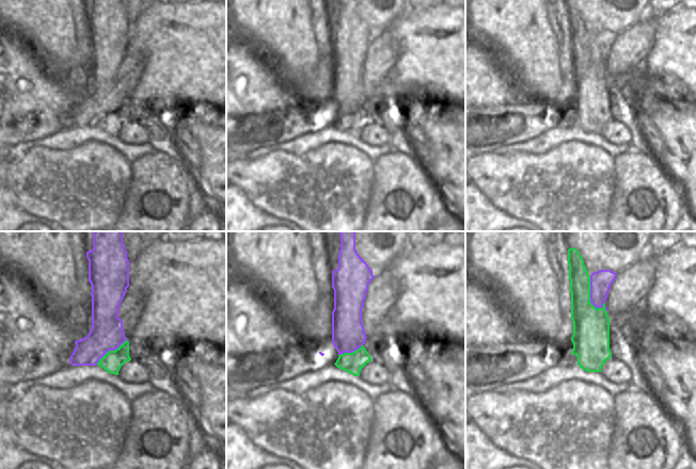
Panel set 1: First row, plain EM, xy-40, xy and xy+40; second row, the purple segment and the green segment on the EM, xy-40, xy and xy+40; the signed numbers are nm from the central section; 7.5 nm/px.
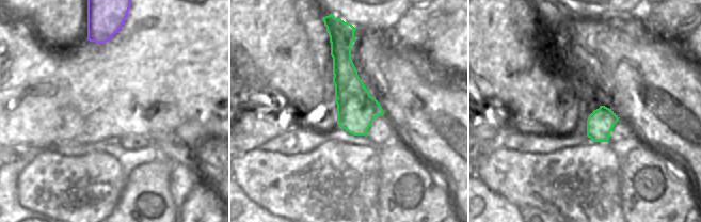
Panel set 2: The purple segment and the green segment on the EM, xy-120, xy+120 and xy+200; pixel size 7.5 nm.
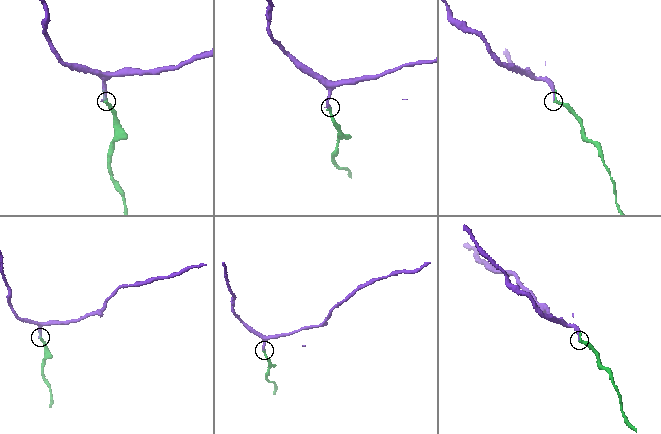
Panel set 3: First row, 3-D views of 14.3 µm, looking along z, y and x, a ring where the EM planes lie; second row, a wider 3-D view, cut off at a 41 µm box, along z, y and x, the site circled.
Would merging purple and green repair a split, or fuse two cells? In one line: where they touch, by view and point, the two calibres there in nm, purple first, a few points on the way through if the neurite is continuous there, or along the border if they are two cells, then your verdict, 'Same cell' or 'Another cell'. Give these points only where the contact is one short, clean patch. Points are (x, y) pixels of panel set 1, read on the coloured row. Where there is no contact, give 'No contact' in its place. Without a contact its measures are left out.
Touches purple at xy+40 (590, 297). Thickness 160 nm (purple) against 280 nm. Same cell

